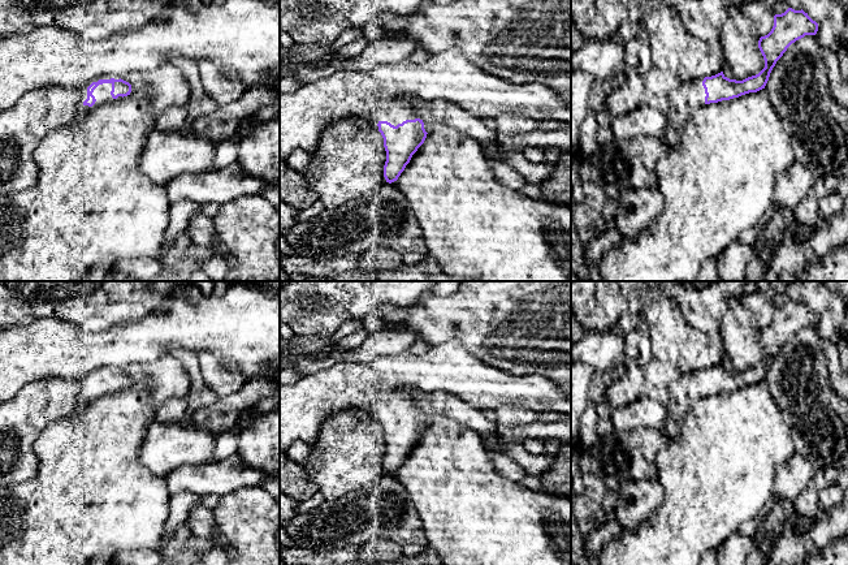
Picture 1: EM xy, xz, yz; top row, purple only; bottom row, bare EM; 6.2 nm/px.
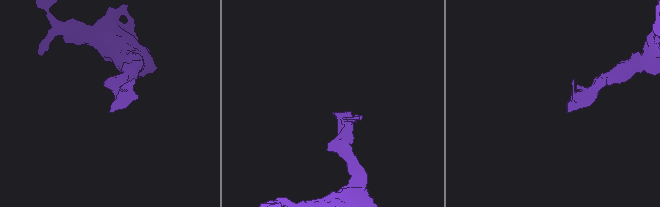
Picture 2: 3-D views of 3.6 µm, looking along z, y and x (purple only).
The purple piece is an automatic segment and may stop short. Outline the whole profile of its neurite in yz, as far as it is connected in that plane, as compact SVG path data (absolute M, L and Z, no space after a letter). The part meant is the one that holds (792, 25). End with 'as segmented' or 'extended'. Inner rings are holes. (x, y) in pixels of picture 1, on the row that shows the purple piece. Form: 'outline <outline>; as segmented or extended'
outline M788 8L784 13L775 14L771 31L758 40L765 68L743 81L730 79L721 72L711 77L679 83L669 92L667 126L659 139L674 148L679 146L684 126L696 109L765 89L773 68L787 48L805 35L815 35L817 31L818 23L802 9Z; extended

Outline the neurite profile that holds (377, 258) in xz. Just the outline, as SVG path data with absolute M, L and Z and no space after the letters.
M372 247L362 254L358 268L363 271L394 269L403 264L403 255L388 247Z

